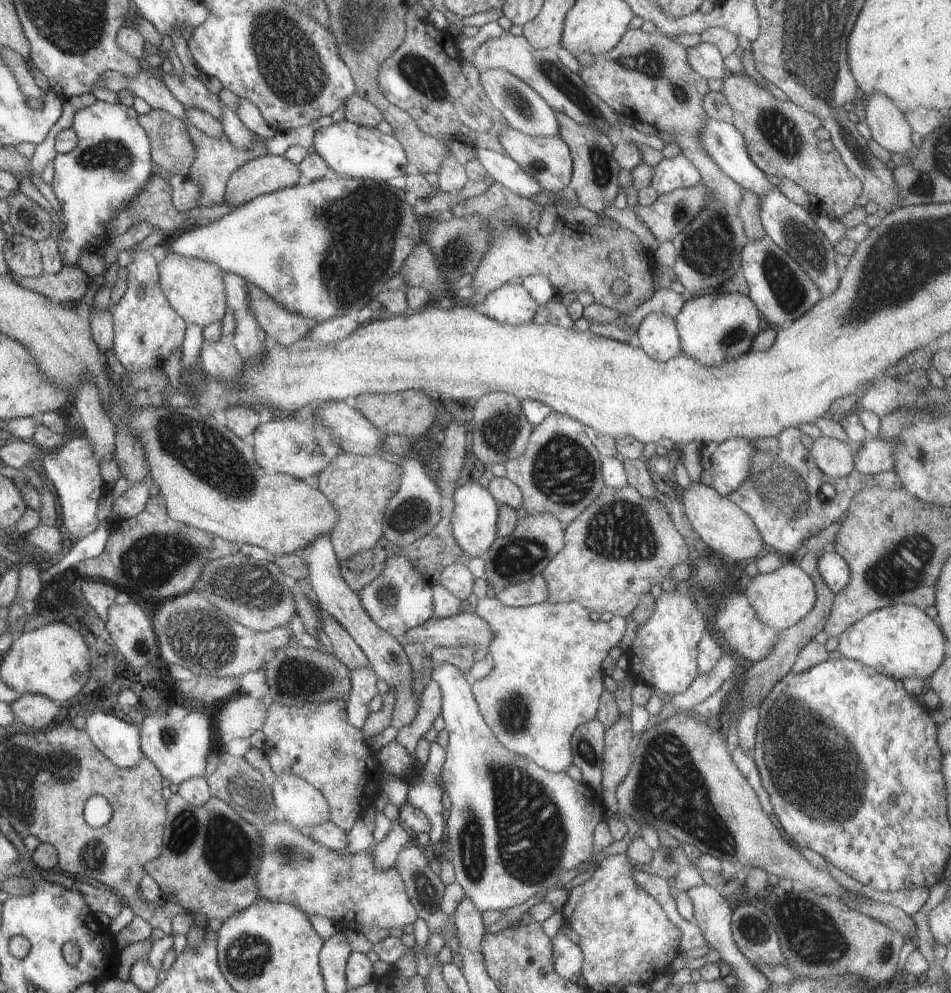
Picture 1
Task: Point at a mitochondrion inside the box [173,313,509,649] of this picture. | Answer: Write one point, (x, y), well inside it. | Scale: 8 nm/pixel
(260, 588)

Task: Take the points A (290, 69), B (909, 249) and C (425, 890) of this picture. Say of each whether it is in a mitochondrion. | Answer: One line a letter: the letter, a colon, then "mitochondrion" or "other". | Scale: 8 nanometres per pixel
A: mitochondrion
B: mitochondrion
C: mitochondrion

